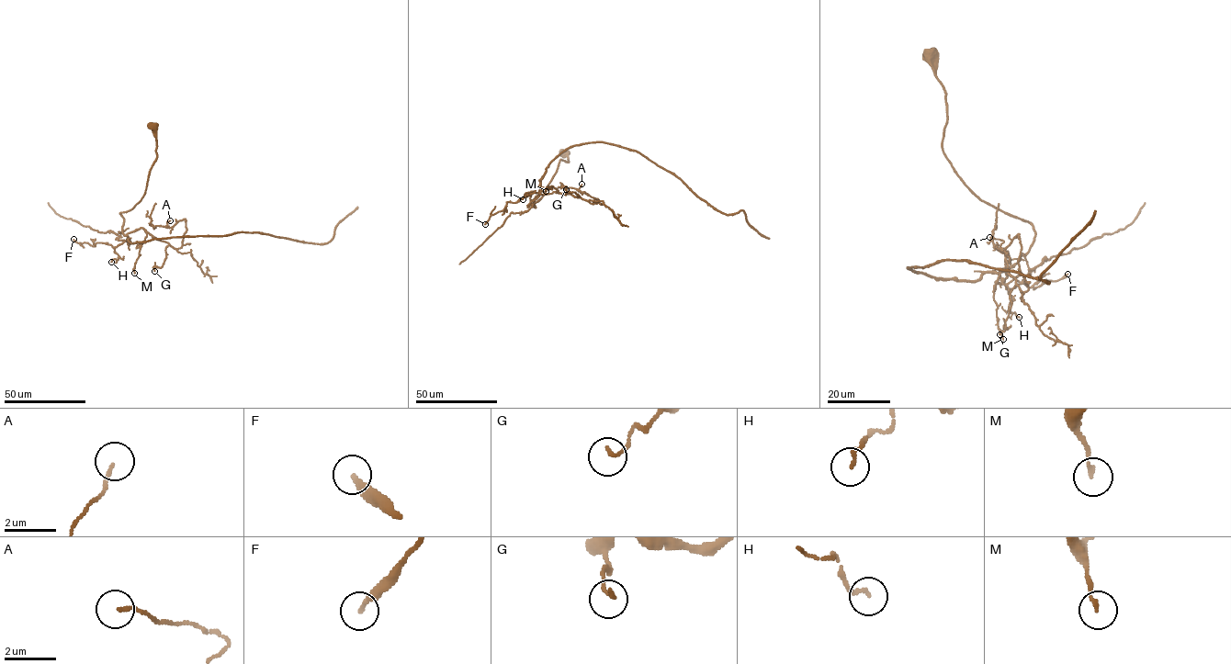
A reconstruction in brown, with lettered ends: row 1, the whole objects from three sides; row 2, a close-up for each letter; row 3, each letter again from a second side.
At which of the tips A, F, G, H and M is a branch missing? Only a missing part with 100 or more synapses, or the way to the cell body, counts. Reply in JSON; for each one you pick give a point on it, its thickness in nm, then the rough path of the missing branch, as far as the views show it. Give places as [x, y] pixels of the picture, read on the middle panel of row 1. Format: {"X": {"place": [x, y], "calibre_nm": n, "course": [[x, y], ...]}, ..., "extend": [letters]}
{"extend": []}

